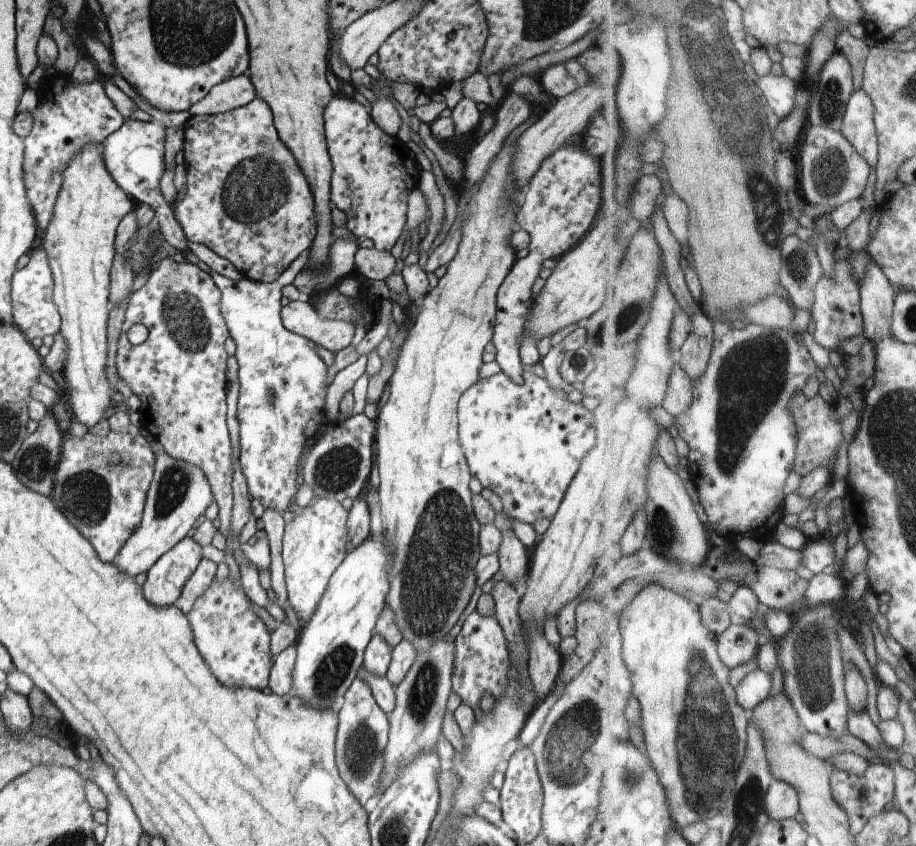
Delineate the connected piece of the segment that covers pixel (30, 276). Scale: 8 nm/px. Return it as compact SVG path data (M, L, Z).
M42 246L32 249L29 262L21 270L17 270L11 280L12 320L24 336L31 342L34 338L58 334L61 327L61 316L53 300L54 278L46 250Z

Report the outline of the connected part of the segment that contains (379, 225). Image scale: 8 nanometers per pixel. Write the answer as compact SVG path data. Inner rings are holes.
M340 93L334 94L324 110L324 136L332 161L330 200L347 216L345 227L352 236L370 238L376 250L390 252L398 242L405 227L408 196L418 187L419 175L415 154L398 136L388 136L385 130L374 124L364 106Z

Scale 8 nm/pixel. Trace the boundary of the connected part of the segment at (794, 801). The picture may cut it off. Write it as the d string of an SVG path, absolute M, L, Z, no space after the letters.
M777 779L768 790L766 810L776 820L796 818L800 814L800 791L792 784Z

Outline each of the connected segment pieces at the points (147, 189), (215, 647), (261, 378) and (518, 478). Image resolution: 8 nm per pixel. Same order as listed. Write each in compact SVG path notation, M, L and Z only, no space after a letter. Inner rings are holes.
M128 119L116 132L112 132L103 140L101 143L103 146L102 158L104 158L104 164L110 176L129 195L135 205L144 203L152 206L155 216L159 218L162 240L169 245L171 251L181 252L185 256L189 251L189 241L183 233L183 228L176 222L170 204L164 200L162 192L160 192L160 178L166 169L165 138L165 126L156 120L144 122Z
M214 580L208 586L208 590L194 601L192 610L187 612L190 626L194 636L194 642L198 647L202 658L212 670L212 674L222 682L224 686L250 686L256 690L262 691L262 688L268 687L269 676L273 665L270 660L270 632L267 626L258 618L258 614L252 608L252 602L242 590L241 581L232 582L227 580Z
M306 249L280 275L276 282L266 284L250 281L242 277L238 281L222 278L212 272L212 278L220 290L220 308L228 326L230 336L236 343L235 358L239 364L238 377L240 382L237 401L237 420L240 437L240 466L245 477L249 494L254 499L260 499L264 510L272 508L278 512L289 510L291 502L296 502L298 482L298 462L302 450L309 439L318 438L318 426L326 421L325 404L328 391L328 367L318 355L313 340L288 331L280 319L280 298L282 288L293 284L298 273L308 266L310 250Z
M532 371L524 372L525 382L522 384L514 384L504 372L498 372L488 378L480 378L476 384L472 384L460 398L458 402L458 420L459 420L459 441L464 449L466 460L469 466L470 474L477 478L483 488L488 488L494 494L500 496L503 504L503 512L516 521L530 523L531 525L540 518L554 518L566 489L572 482L572 477L576 476L580 463L584 460L584 456L590 452L591 447L596 444L596 434L594 434L594 418L593 412L588 410L576 397L575 393L568 388L554 389L545 378L538 377Z

